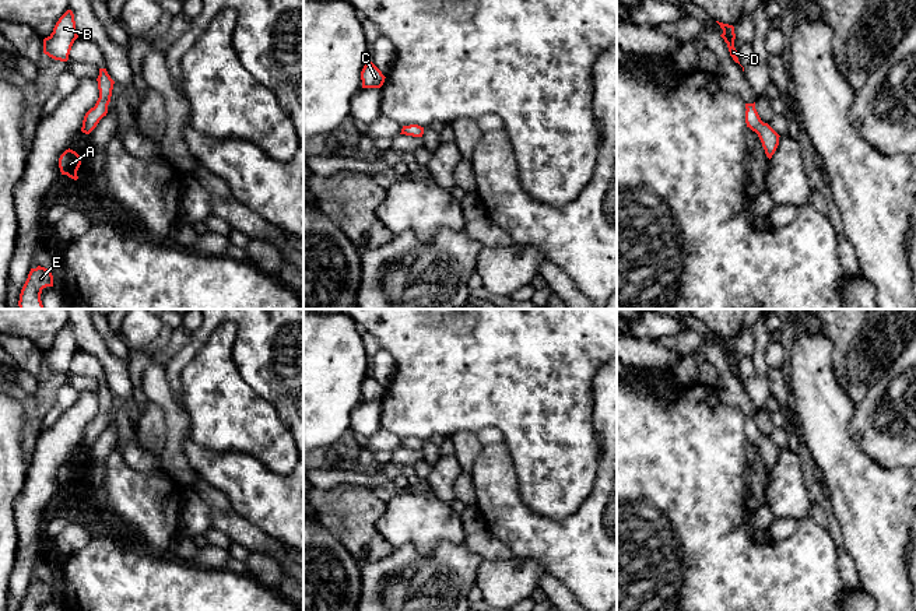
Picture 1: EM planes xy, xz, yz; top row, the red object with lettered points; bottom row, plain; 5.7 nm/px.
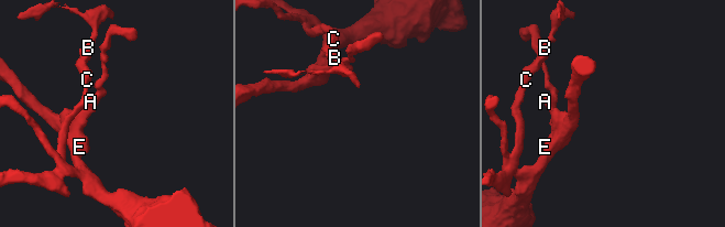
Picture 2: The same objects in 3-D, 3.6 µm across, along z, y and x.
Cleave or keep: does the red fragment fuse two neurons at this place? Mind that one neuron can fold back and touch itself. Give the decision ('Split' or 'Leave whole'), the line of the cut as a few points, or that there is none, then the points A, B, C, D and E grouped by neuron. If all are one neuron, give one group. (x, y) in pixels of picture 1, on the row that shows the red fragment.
Split. Split along xy (92, 108), (101, 118). Groups: A E / B C D

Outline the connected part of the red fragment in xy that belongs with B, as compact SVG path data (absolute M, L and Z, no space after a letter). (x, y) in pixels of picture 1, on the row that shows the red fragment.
M67 10L56 22L53 32L43 39L43 53L55 60L67 62L77 38L74 14Z

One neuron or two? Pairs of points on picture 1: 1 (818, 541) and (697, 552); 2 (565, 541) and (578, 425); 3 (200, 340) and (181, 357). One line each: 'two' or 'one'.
1: one
2: two
3: one

